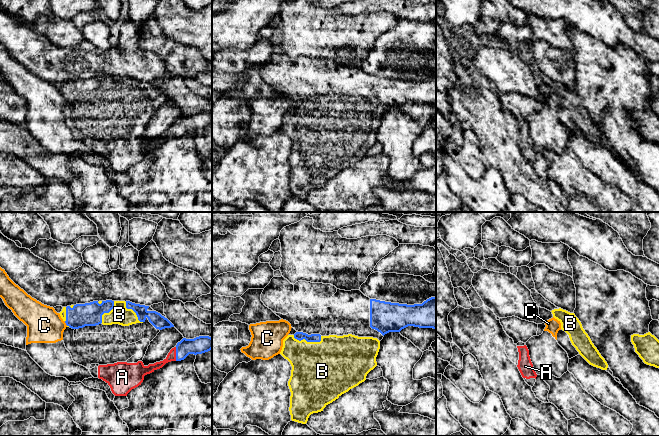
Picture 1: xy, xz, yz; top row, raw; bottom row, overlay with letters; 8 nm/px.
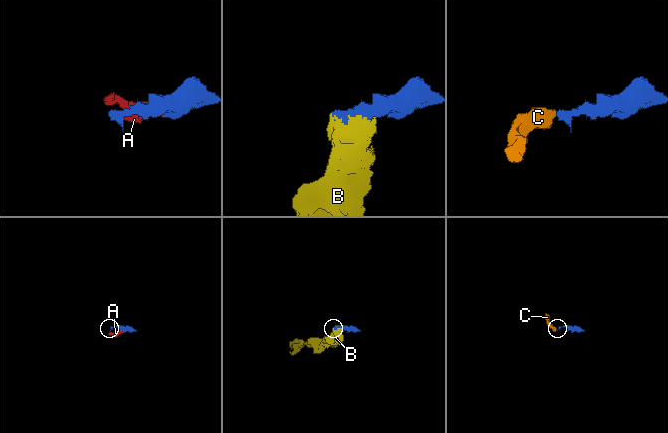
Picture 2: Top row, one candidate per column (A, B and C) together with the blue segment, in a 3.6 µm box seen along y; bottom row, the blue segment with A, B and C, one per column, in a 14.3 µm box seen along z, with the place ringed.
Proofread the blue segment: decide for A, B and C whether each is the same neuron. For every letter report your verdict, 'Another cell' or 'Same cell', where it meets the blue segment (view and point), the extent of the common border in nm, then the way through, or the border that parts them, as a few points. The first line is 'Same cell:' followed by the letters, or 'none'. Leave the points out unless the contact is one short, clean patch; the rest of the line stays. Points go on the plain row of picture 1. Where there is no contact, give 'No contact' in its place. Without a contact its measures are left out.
Same cell: A, B
A: Same cell. Touches blue at xy (176, 130). Shared border 110 nm
B: Same cell. Touches blue at xz (307, 117). Shared border 240 nm
C: Another cell. Touches blue at xy (65, 98). Shared border 50 nm. Boundary: xy (64, 97), (67, 101)

